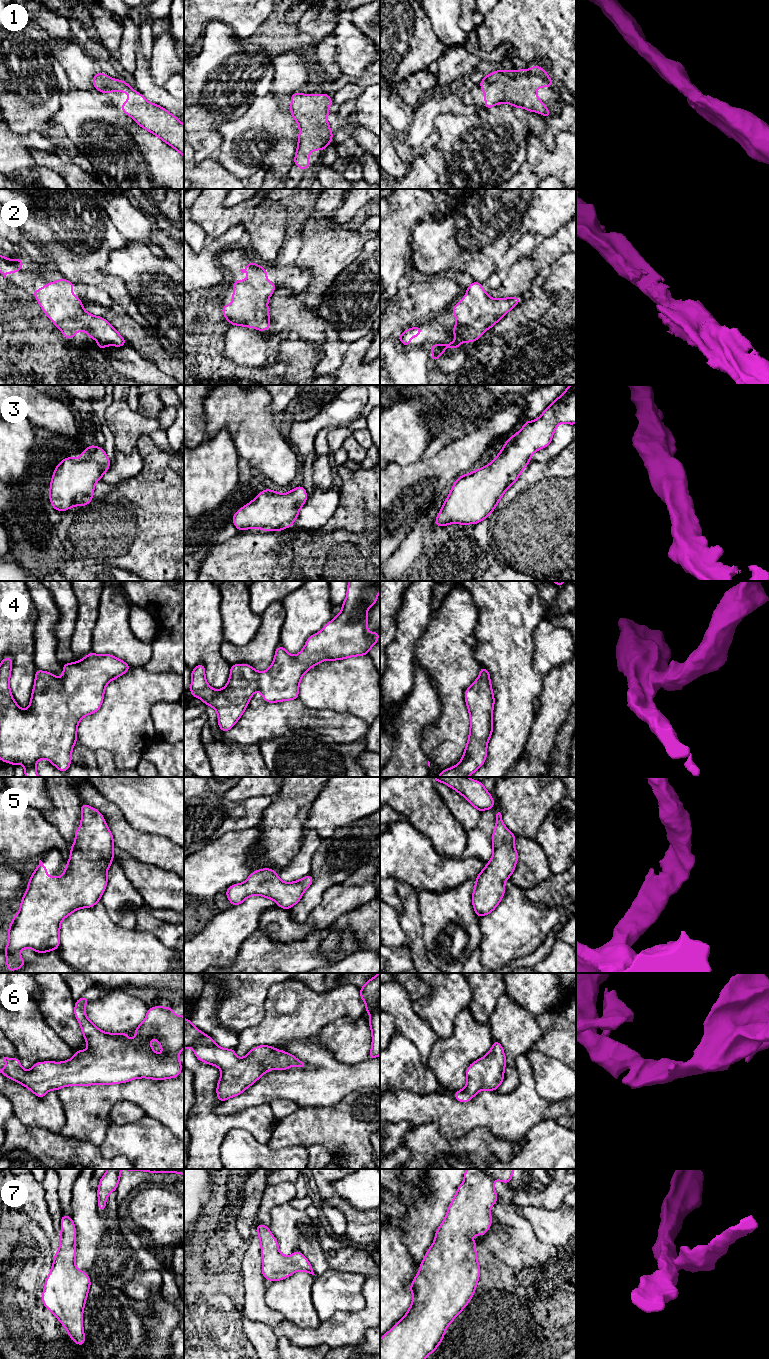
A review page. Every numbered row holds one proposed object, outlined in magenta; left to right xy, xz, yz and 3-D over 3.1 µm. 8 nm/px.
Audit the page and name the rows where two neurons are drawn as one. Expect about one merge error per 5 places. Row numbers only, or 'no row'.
no row

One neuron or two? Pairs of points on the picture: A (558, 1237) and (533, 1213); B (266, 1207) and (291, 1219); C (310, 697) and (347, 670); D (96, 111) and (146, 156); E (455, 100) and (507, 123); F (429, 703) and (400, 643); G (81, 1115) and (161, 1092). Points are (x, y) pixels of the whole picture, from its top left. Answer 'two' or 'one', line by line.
A: one
B: two
C: one
D: one
E: two
F: two
G: one

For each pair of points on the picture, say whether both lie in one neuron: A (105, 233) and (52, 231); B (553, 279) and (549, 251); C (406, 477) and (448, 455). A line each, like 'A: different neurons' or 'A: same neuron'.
A: same neuron
B: different neurons
C: same neuron

